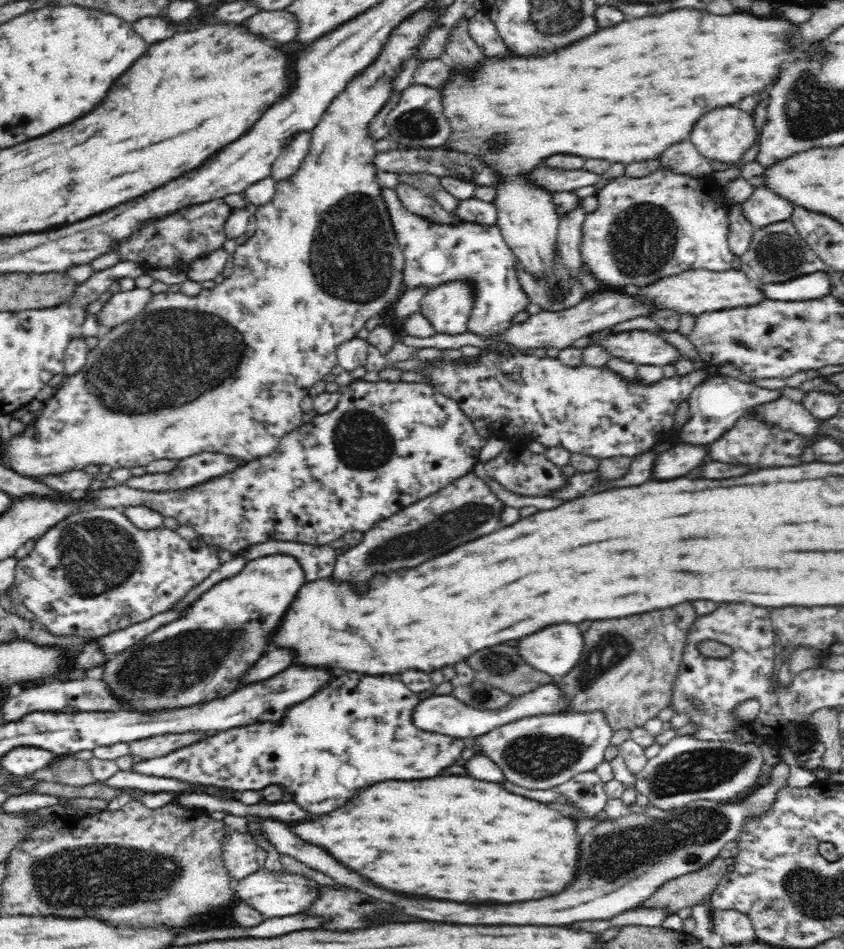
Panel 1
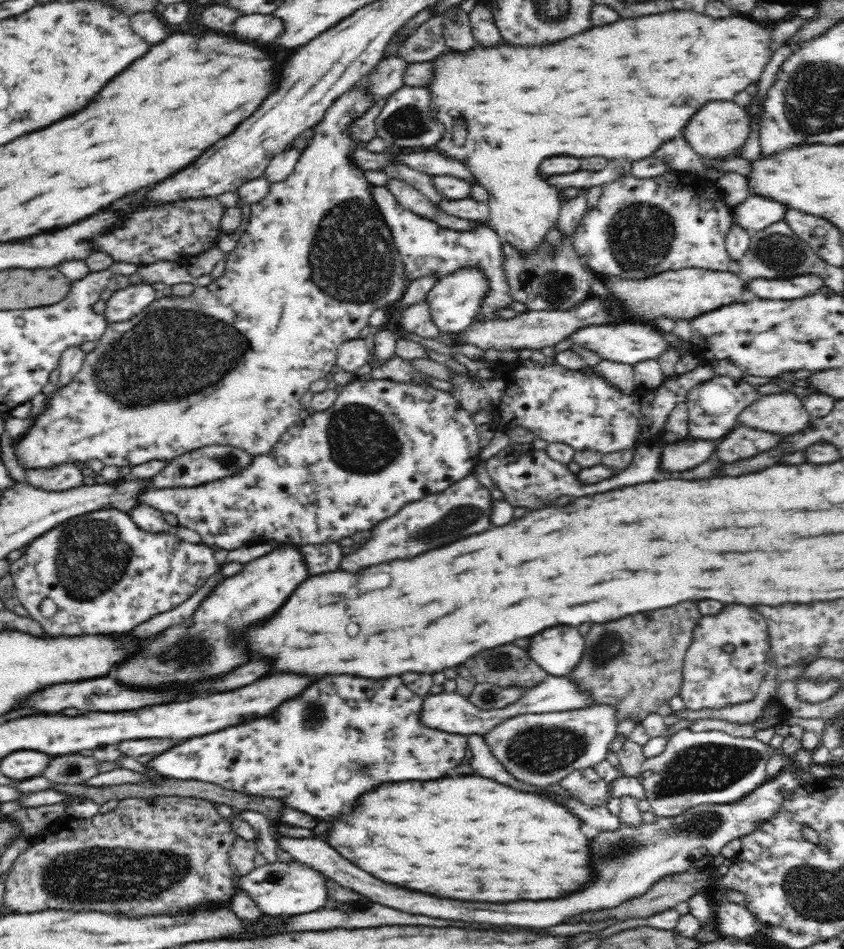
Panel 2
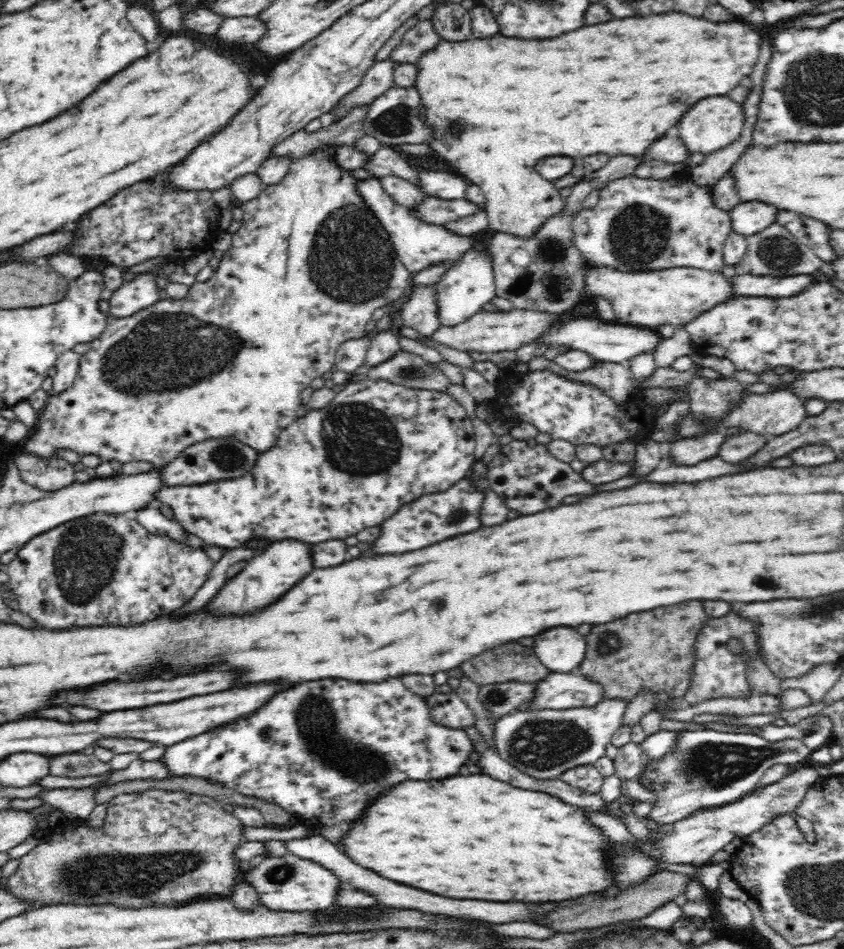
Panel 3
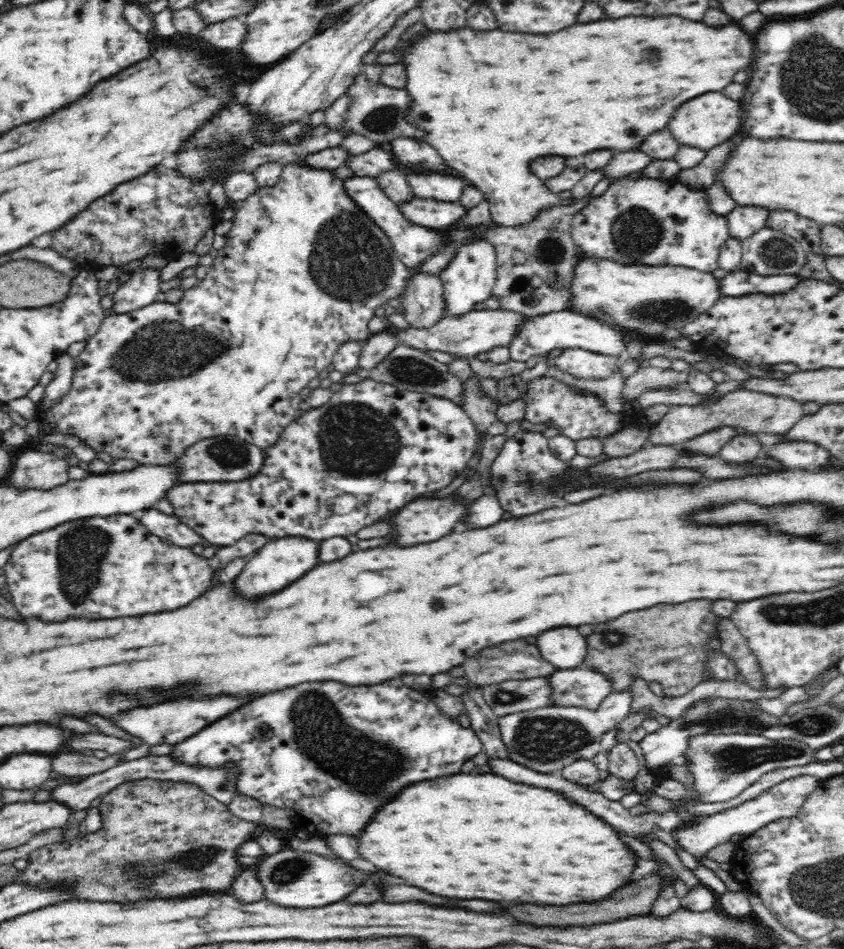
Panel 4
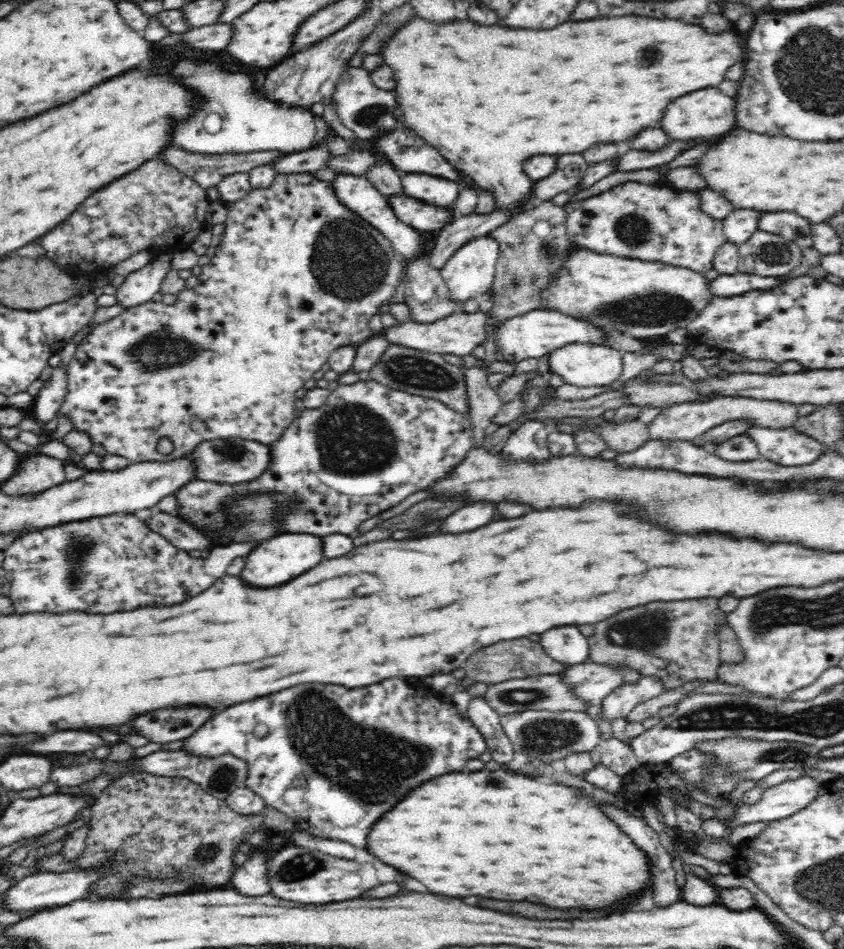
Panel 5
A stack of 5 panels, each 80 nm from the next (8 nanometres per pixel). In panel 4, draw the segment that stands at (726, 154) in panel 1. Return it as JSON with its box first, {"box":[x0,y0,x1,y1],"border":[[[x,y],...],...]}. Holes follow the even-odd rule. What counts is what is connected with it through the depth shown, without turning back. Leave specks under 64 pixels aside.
{"box":[668,92,743,151],"border":[[[708,92],[704,96],[690,100],[688,104],[680,106],[676,110],[676,116],[670,120],[668,128],[680,144],[707,151],[726,142],[726,140],[730,140],[736,132],[739,134],[743,130],[742,104],[726,98],[720,92]]]}

